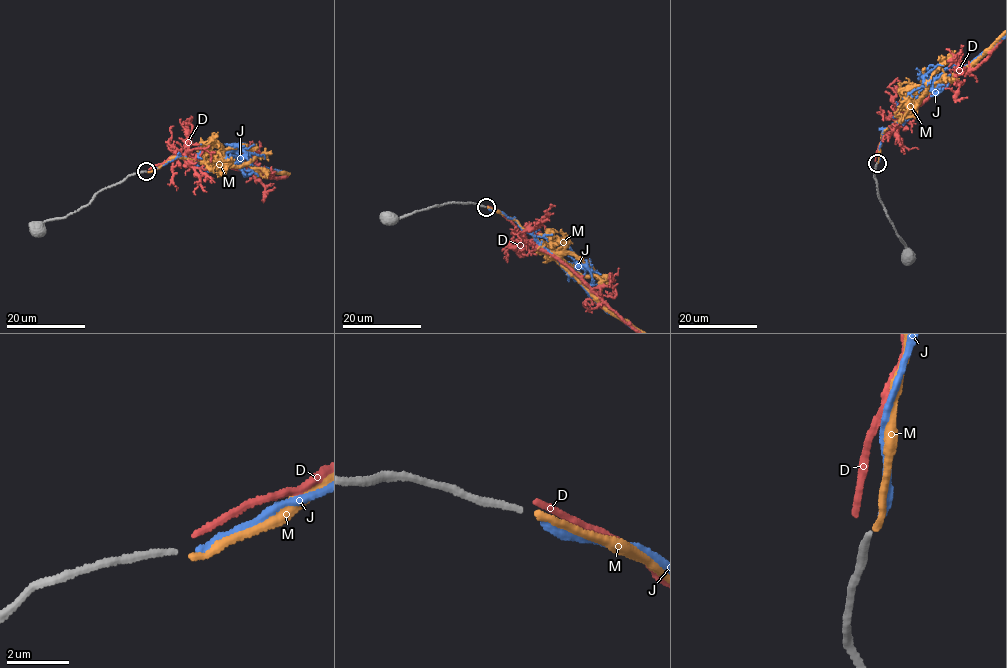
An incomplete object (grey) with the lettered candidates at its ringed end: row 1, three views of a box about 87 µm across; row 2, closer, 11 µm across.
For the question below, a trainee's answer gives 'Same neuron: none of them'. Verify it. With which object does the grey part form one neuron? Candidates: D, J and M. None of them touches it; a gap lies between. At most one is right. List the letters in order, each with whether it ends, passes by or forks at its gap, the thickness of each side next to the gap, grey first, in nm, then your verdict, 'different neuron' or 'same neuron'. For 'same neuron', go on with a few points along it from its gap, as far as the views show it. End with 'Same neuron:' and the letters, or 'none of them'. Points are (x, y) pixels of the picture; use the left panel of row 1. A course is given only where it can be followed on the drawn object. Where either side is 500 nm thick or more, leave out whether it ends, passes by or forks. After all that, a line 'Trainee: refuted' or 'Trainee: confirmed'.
D: it ends | 190/200 nm | different neuron
J: it ends | 190/260 nm | same neuron
M: it ends | 190/200 nm | different neuron
Same neuron: J
Trainee: refuted

